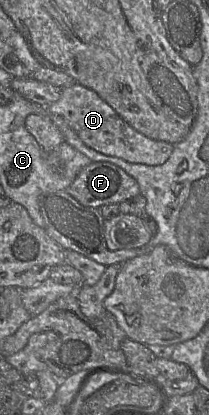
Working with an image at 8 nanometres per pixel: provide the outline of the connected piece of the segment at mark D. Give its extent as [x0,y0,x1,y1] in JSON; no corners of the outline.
[48,82,174,165]

